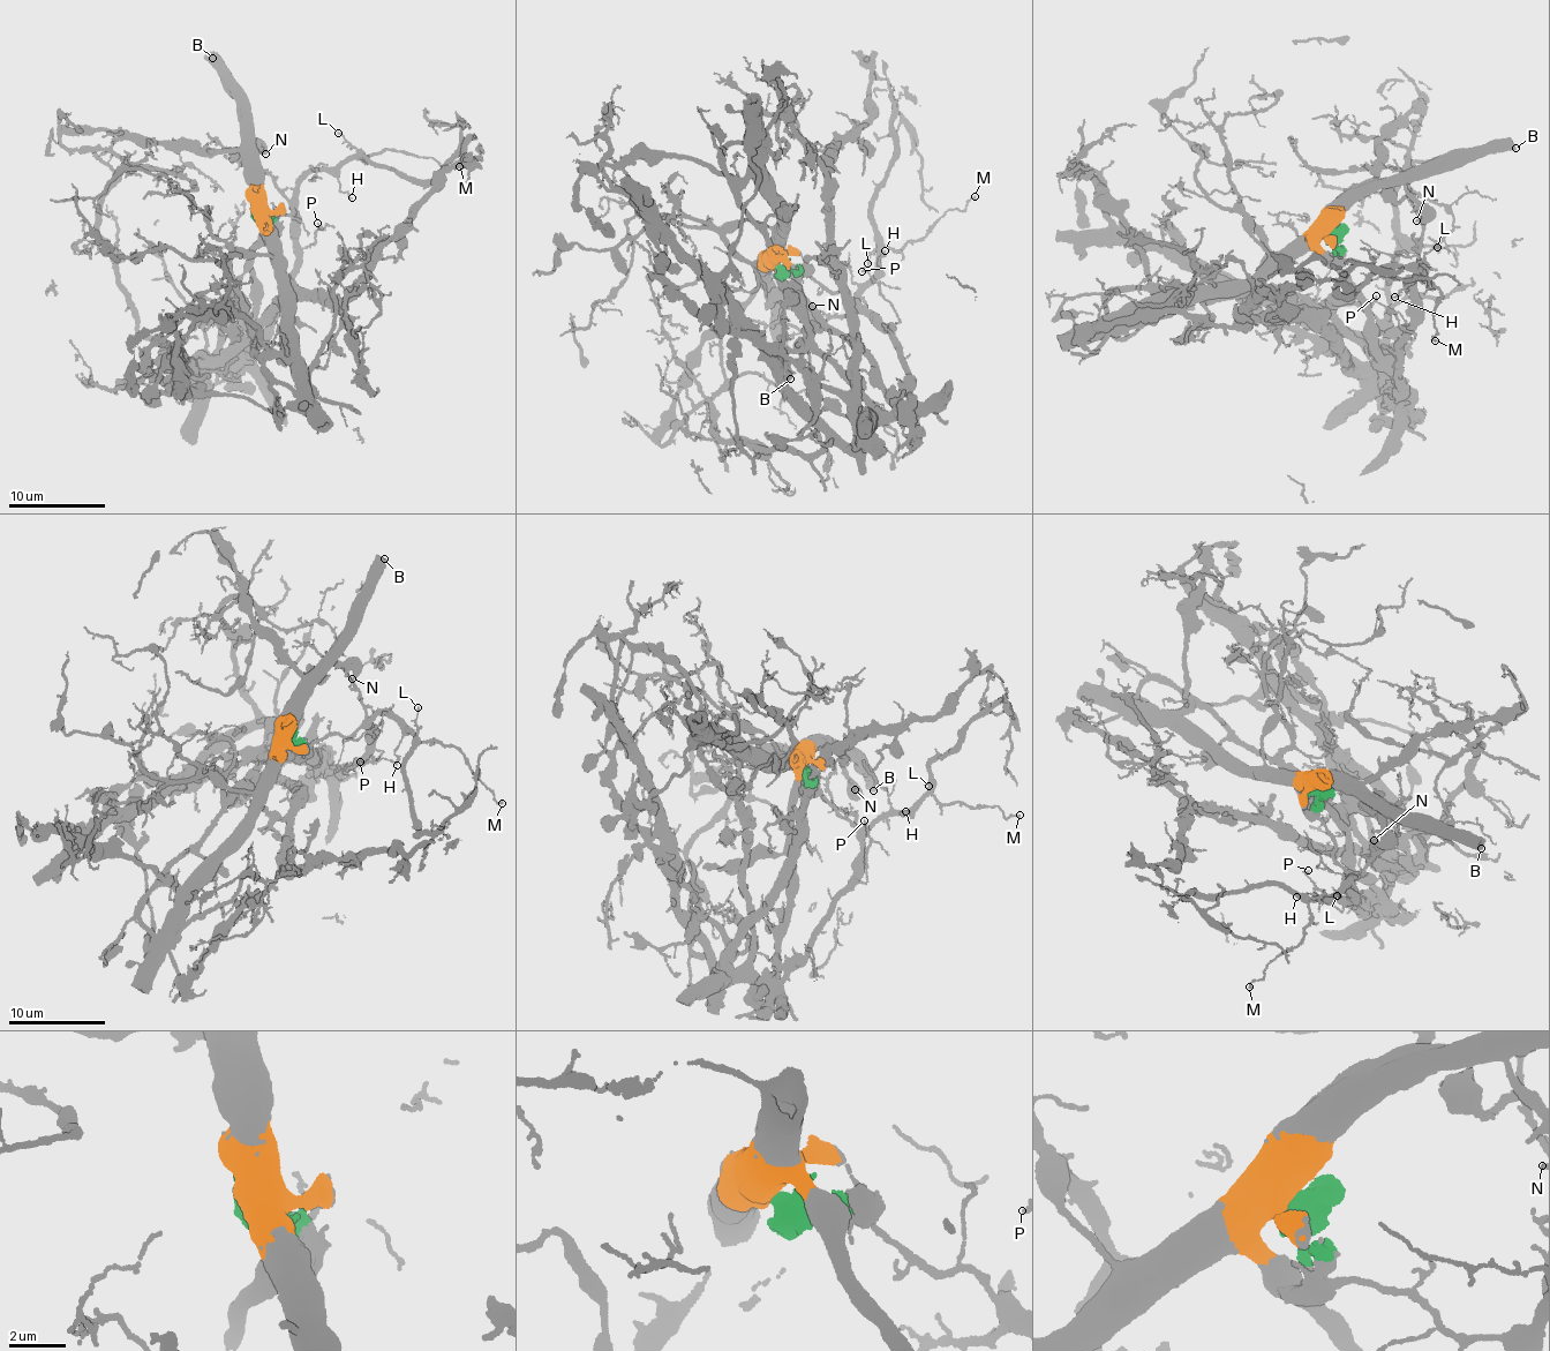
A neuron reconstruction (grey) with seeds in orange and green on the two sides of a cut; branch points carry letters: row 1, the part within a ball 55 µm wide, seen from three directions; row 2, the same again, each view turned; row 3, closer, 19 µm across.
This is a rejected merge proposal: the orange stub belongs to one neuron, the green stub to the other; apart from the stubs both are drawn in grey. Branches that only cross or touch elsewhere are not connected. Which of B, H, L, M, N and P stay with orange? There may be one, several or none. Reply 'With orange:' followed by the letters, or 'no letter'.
With orange: B, N

